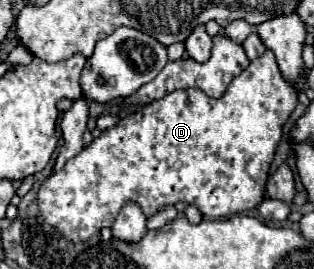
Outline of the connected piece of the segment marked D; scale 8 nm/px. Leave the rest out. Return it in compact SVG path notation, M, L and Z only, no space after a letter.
M270 51L254 59L228 87L224 97L210 99L198 89L180 89L164 99L144 105L132 115L100 133L76 157L68 159L62 171L52 173L38 191L38 205L44 221L56 227L68 241L80 243L114 223L126 201L136 201L146 215L154 215L164 205L184 201L196 205L206 219L222 219L234 213L250 211L264 201L264 185L270 163L278 149L282 127L298 103L298 93L278 71Z

